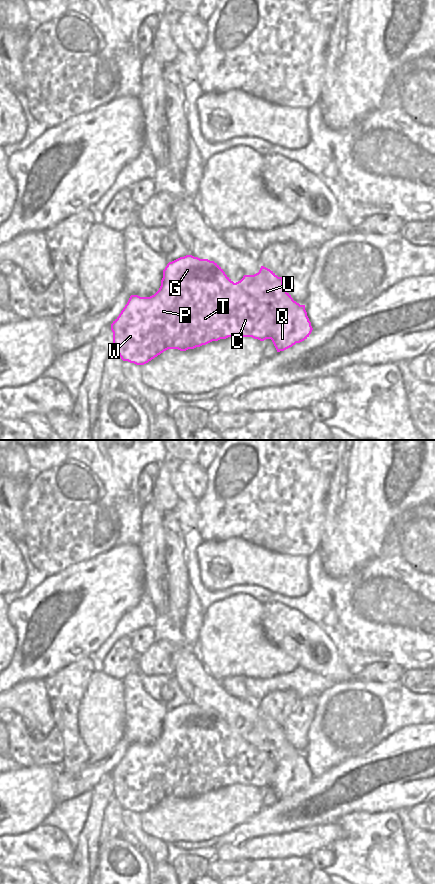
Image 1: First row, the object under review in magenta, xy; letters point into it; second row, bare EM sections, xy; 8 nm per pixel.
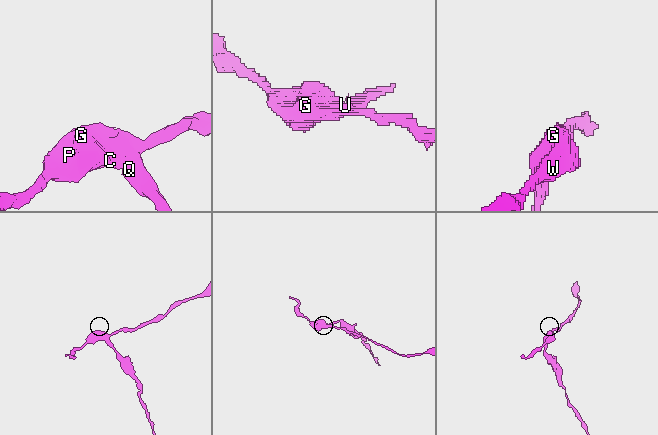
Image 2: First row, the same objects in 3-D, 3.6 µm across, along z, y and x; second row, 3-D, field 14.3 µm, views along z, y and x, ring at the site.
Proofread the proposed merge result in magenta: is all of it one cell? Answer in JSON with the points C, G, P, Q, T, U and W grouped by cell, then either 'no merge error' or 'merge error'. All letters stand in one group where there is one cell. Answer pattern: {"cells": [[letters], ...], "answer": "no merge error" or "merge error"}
{"cells": [["C", "G", "P", "T", "U", "W"], ["Q"]], "answer": "merge error"}

